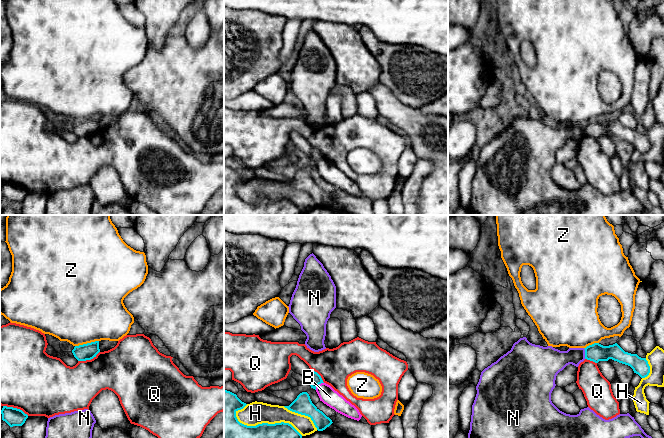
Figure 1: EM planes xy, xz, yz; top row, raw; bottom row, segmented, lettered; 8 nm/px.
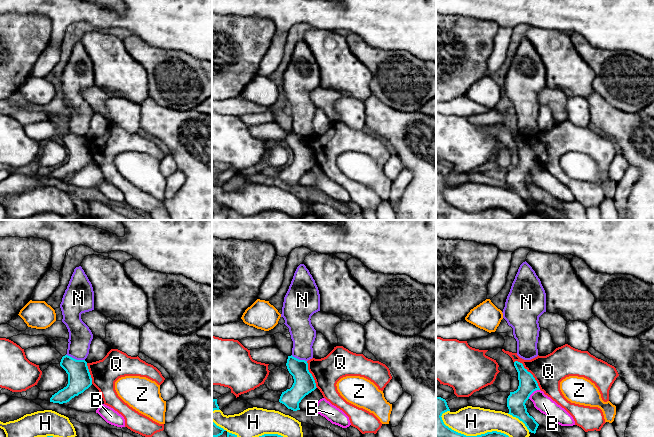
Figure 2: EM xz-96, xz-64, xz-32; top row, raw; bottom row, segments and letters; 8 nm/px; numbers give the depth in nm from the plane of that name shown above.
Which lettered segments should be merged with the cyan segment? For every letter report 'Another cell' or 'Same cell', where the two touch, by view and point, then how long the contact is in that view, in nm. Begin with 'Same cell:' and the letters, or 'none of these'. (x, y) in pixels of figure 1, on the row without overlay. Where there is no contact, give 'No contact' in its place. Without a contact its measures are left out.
Same cell: none of these
B: Another cell. Touches cyan at xz (318, 160). Shared border 90 nm
H: Another cell. Touches cyan at xz (266, 199). Shared border 600 nm
N: Another cell. Touches cyan at yz (585, 129). Shared border 90 nm
Q: Another cell. Touches cyan at xy (88, 135). Shared border 190 nm
Z: Another cell. Touches cyan at xy (87, 119). Shared border 200 nm

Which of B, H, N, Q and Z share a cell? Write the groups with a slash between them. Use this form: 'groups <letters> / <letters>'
groups B / H / N / Q / Z

